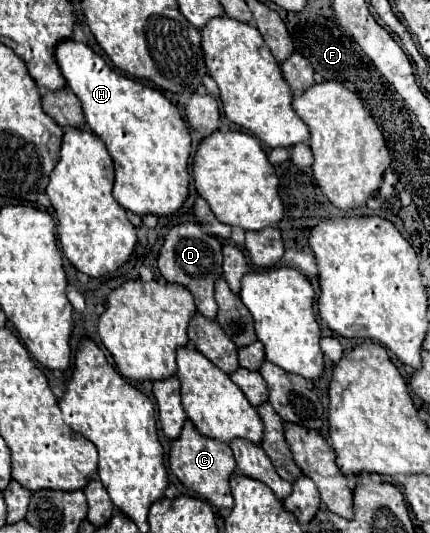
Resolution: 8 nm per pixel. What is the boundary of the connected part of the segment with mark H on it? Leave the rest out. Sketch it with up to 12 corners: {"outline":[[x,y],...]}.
{"outline":[[73,38],[55,46],[115,200],[169,216],[191,136],[159,88]]}

